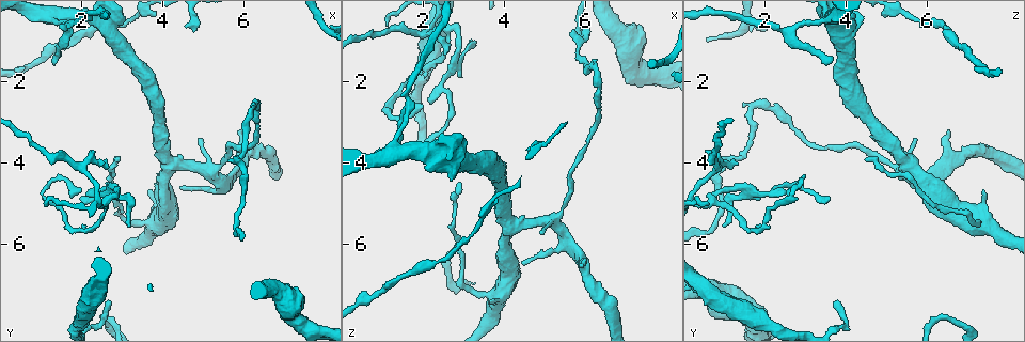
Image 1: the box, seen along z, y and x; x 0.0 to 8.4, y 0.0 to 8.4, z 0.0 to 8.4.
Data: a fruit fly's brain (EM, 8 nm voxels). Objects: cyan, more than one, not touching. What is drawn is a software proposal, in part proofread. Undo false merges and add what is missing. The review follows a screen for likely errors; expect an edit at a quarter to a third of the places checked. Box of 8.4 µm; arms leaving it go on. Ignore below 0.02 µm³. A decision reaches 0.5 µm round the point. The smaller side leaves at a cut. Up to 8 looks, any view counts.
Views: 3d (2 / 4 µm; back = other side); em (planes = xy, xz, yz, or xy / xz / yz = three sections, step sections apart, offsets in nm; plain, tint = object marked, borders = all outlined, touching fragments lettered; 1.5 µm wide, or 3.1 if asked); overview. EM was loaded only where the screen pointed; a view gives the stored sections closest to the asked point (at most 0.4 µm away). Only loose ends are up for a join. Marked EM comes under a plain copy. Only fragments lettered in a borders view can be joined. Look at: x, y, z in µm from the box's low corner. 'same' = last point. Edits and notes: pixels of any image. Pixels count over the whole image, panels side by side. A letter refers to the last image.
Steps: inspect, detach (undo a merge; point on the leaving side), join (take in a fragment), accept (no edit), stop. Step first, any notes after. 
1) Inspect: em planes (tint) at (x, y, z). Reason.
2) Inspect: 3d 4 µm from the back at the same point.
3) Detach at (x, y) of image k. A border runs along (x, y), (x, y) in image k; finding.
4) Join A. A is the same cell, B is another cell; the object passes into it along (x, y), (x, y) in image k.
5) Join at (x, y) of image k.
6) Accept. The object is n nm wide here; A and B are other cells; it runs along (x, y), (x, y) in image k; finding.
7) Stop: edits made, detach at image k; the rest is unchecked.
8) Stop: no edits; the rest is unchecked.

Inspect: 3d 2 µm at (3.75, 5.50, 7.25). A fork.

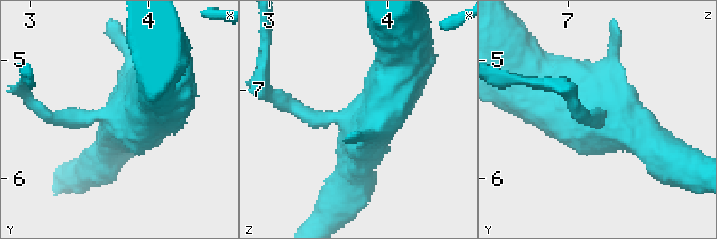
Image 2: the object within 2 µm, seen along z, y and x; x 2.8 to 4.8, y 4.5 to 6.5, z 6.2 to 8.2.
Inspect: em planes (tint) at (3.82, 5.50, 7.26). Shape alone is not enough.

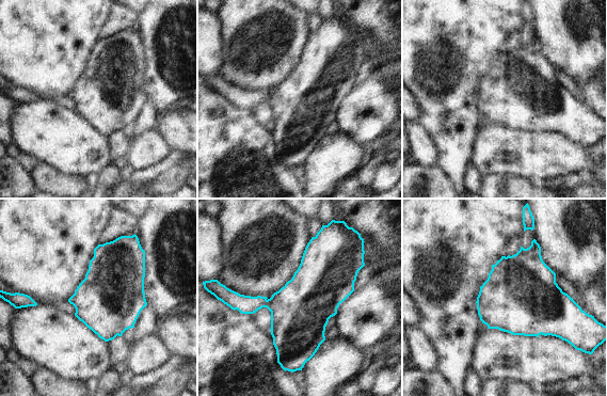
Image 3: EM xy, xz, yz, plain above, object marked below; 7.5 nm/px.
Inspect: em planes (borders) at the same point. What lies round it.

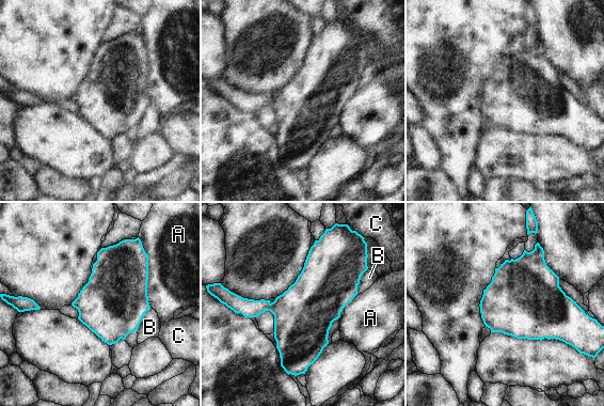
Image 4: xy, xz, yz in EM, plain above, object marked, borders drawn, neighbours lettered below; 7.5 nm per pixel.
Accept. The longest contact is with A, 460 nm; A, B and C are other cells; a border runs along (142, 247), (147, 254), (150, 307) in image 4; one neuron here.

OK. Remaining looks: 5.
Inspect: 3d 4 µm from the back at (2.95, 3.90, 4.45). An open end.

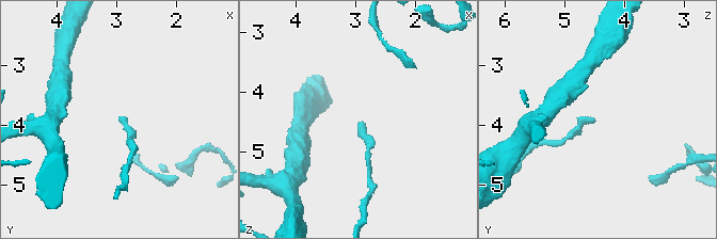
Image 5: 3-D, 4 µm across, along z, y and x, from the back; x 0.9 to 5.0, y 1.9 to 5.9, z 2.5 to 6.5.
Inspect: em planes (tint) at (3.00, 3.90, 4.50). Need the tissue.

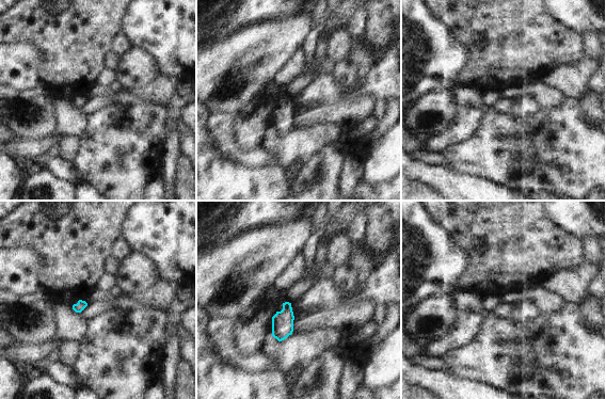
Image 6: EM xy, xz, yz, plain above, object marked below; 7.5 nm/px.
Inspect: em planes (borders) at the same point.

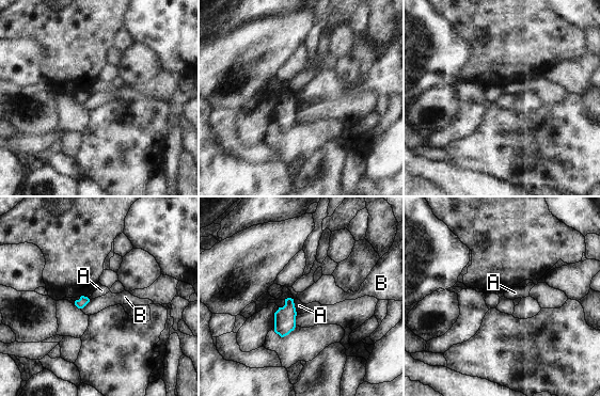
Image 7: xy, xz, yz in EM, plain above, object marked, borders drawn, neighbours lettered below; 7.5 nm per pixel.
Accept. The object is 80 nm wide here; A and B are other cells; a border runs along (90, 300), (81, 309) in image 7; no lettered fragment goes on from it.

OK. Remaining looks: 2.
Inspect: em planes (borders) at (2.50, 4.05, 1.40). An open end.

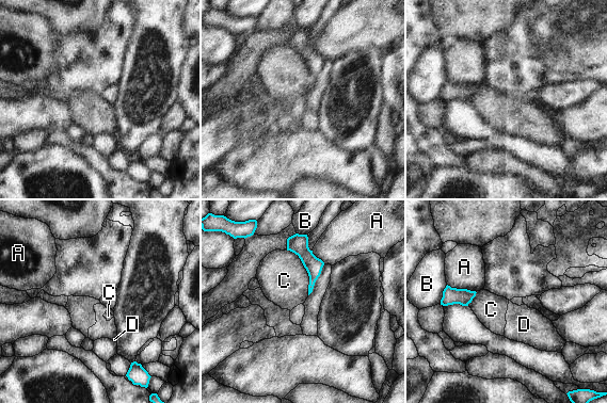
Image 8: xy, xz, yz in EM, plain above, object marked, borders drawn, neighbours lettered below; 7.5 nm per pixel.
Accept. The longest contact is with C, 380 nm; A, B, C and D are other cells; a border runs along (286, 250), (305, 269), (308, 294) in image 8; no lettered fragment goes on from it.

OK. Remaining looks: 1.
Stop: no edits; the rest is unchecked.

